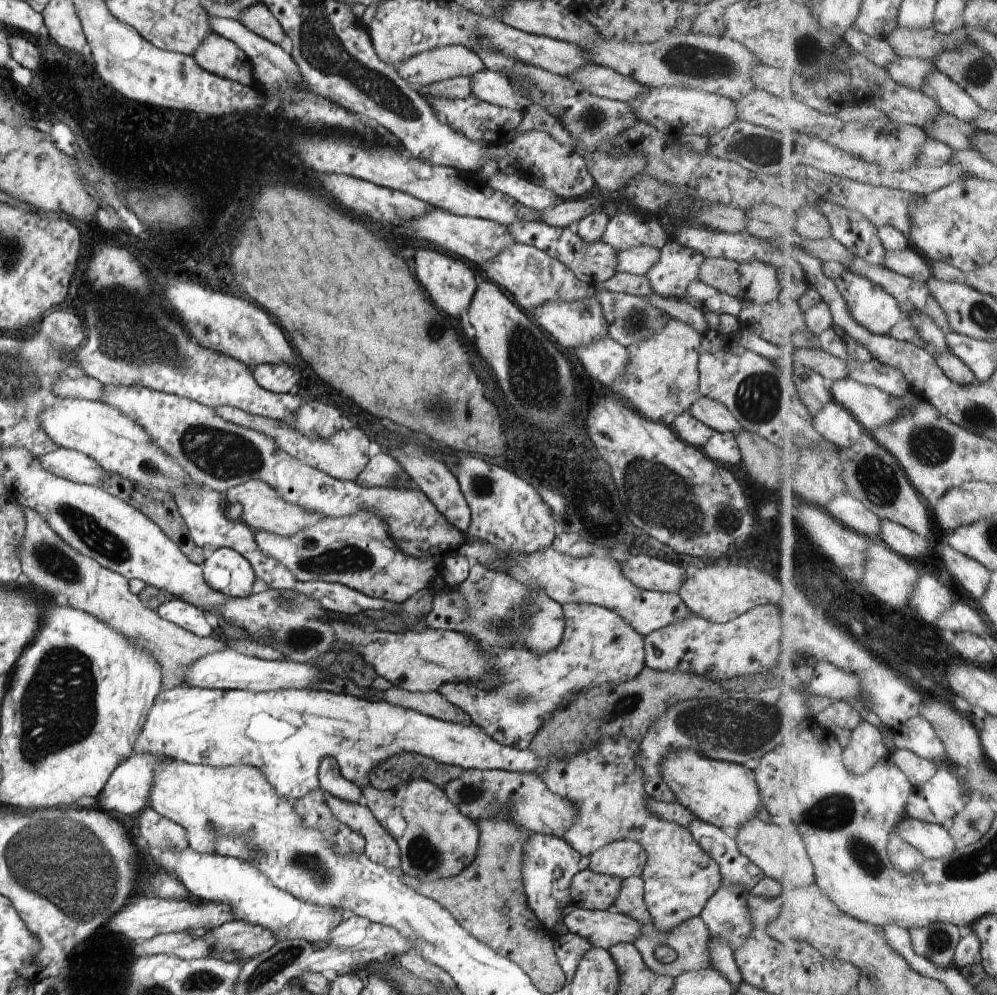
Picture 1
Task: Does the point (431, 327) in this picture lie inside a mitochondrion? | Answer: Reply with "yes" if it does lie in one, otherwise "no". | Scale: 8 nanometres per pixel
yes

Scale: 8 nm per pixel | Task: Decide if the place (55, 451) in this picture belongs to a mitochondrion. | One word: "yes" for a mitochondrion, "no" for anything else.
no

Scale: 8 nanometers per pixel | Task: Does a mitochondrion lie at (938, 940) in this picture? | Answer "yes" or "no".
yes

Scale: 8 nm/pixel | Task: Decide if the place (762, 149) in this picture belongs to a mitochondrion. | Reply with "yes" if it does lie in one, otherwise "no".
yes

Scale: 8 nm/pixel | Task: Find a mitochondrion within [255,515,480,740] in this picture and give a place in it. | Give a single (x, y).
(344, 559)

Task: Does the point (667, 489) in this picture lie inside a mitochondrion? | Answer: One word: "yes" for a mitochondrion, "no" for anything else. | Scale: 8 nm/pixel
yes

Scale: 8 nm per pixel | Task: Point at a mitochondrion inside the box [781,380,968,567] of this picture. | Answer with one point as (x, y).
(932, 447)

